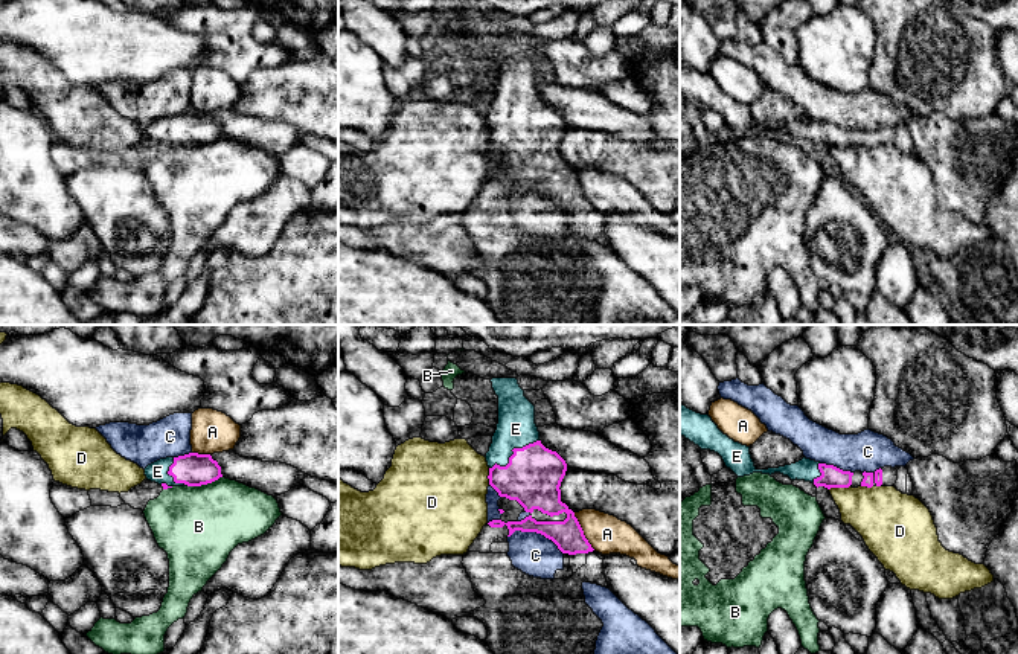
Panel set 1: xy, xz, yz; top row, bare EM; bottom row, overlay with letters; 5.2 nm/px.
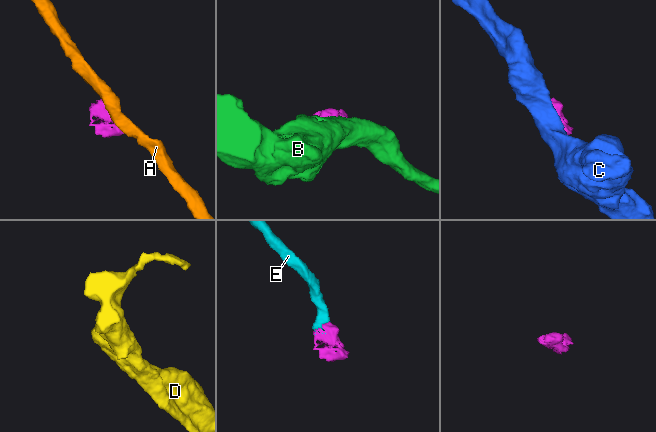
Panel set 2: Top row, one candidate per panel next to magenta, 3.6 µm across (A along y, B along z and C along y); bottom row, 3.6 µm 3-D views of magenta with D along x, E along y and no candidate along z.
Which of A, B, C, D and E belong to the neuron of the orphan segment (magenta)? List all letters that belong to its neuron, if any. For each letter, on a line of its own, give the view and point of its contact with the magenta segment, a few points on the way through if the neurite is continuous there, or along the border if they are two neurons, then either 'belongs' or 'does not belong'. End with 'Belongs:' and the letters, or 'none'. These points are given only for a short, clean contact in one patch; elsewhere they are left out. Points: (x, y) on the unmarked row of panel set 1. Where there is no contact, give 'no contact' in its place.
A: meets magenta in xz at (582, 189); does not belong
B: meets magenta in xy at (203, 142); does not belong
C: meets magenta in xz at (537, 191); does not belong
D: meets magenta in yz at (838, 145); does not belong
E: meets magenta in xz at (514, 112); runs through xz (534, 133), (514, 112), (515, 87); belongs
Belongs: E

